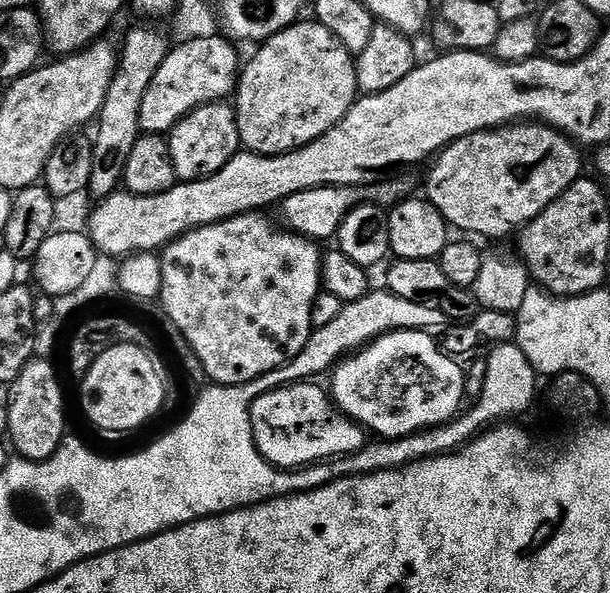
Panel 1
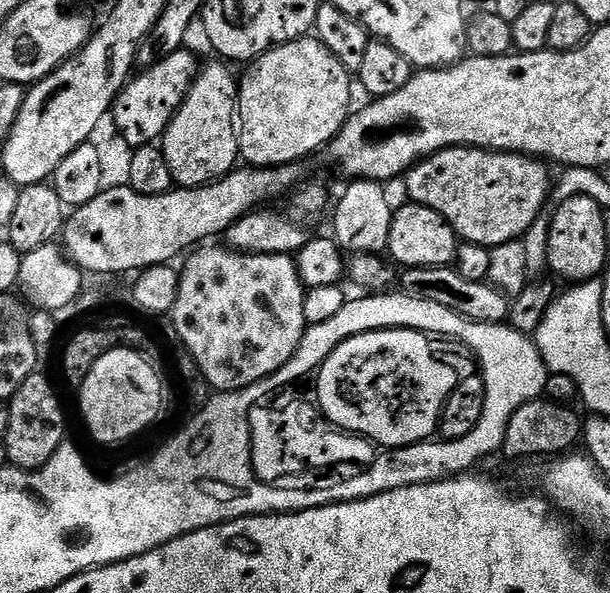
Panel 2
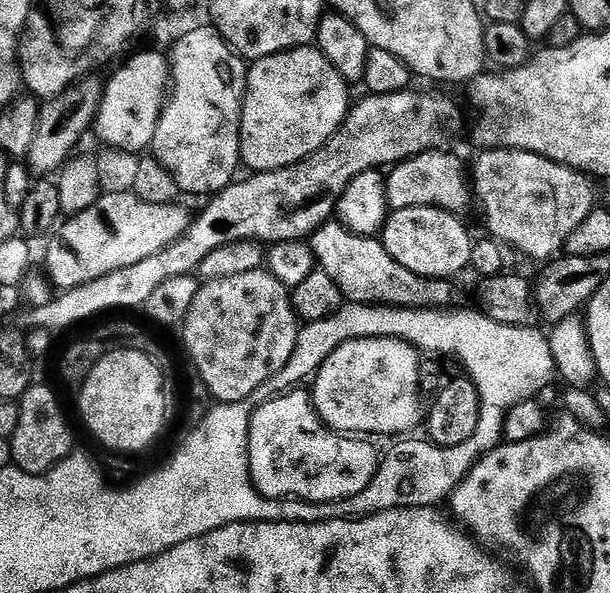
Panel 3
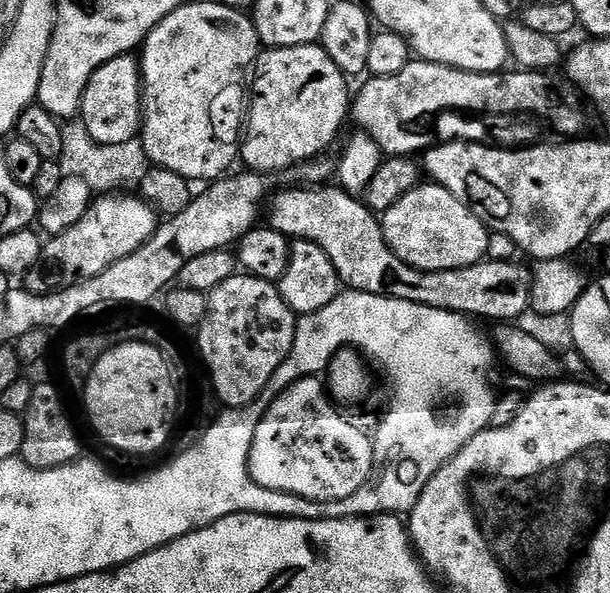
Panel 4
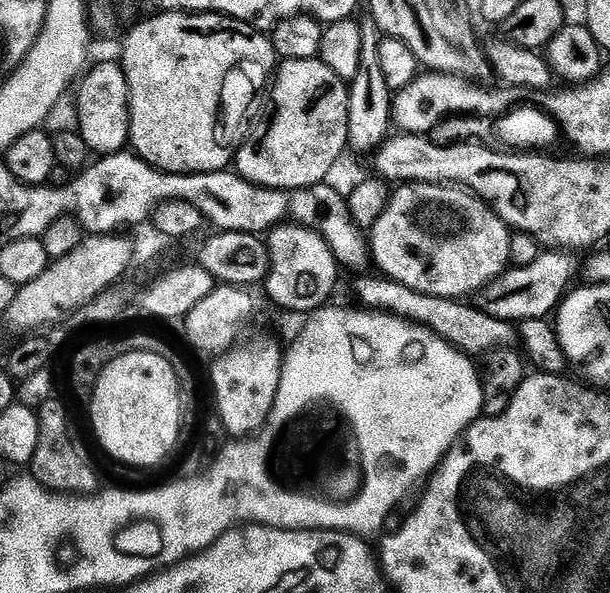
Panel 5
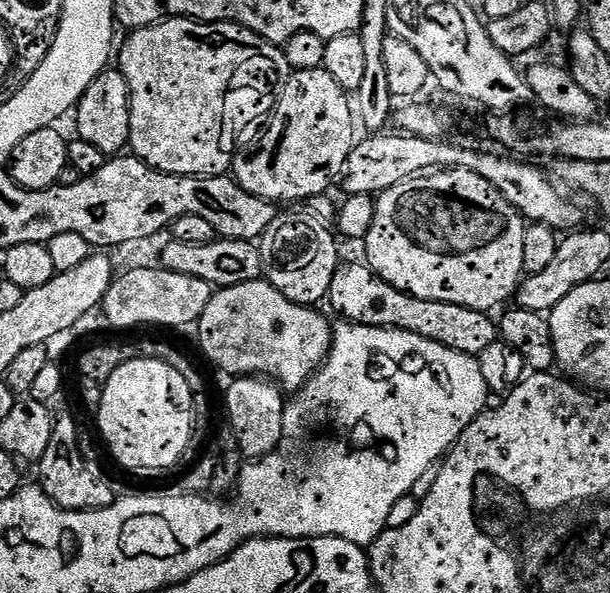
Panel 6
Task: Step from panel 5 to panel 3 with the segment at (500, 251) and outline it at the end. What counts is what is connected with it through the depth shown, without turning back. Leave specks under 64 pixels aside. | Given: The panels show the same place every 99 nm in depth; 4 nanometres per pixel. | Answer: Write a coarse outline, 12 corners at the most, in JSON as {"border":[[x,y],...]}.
{"border":[[441,208],[395,210],[384,248],[406,270],[448,280],[474,236]]}

